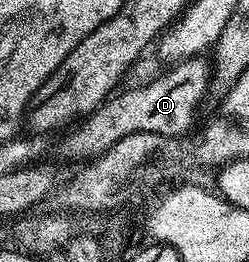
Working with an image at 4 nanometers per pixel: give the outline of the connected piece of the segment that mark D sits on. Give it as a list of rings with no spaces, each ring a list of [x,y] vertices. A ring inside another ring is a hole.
[[[198,55],[178,61],[166,69],[169,70],[162,77],[157,77],[146,85],[114,92],[95,112],[64,134],[66,137],[57,145],[58,155],[65,161],[88,163],[106,153],[127,135],[157,133],[160,137],[172,139],[185,132],[193,121],[197,103],[205,96],[210,83],[207,61],[204,56]]]

